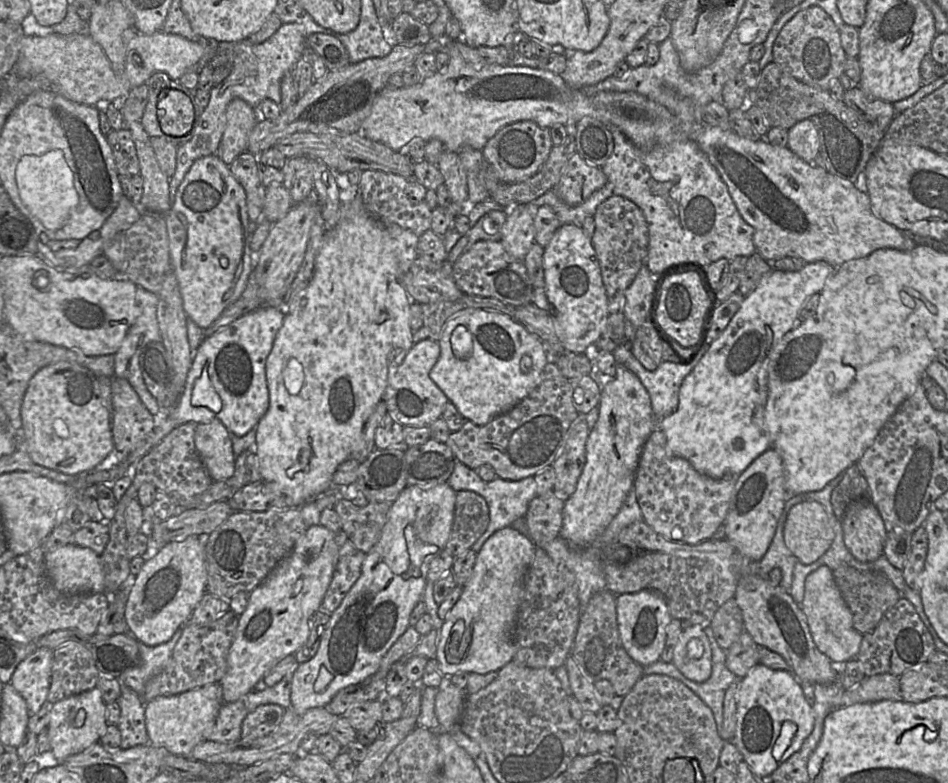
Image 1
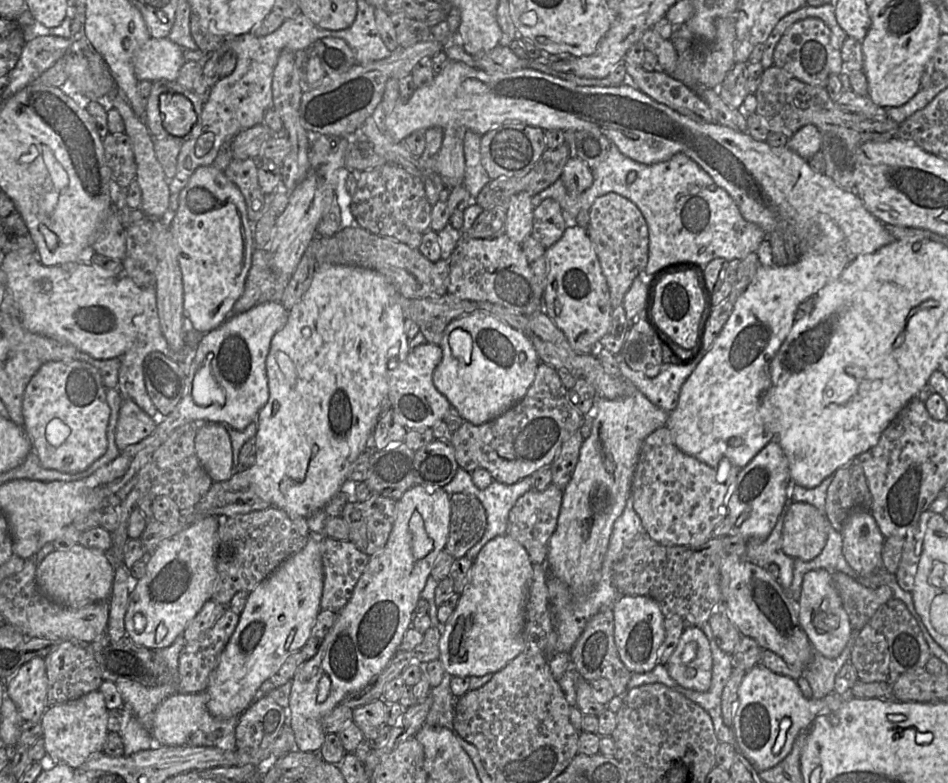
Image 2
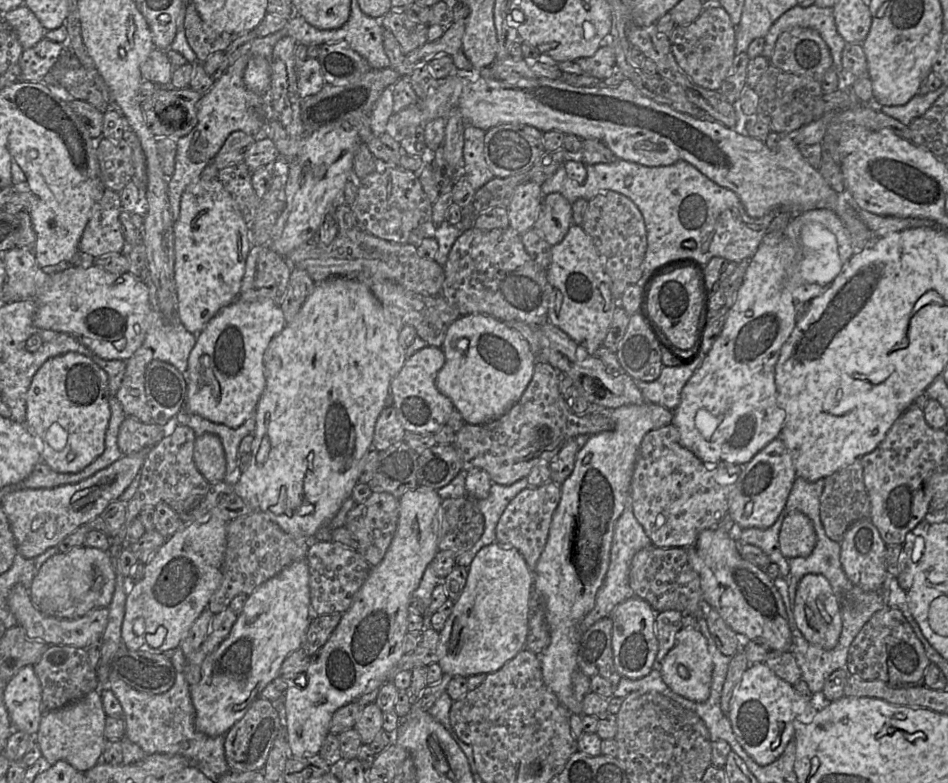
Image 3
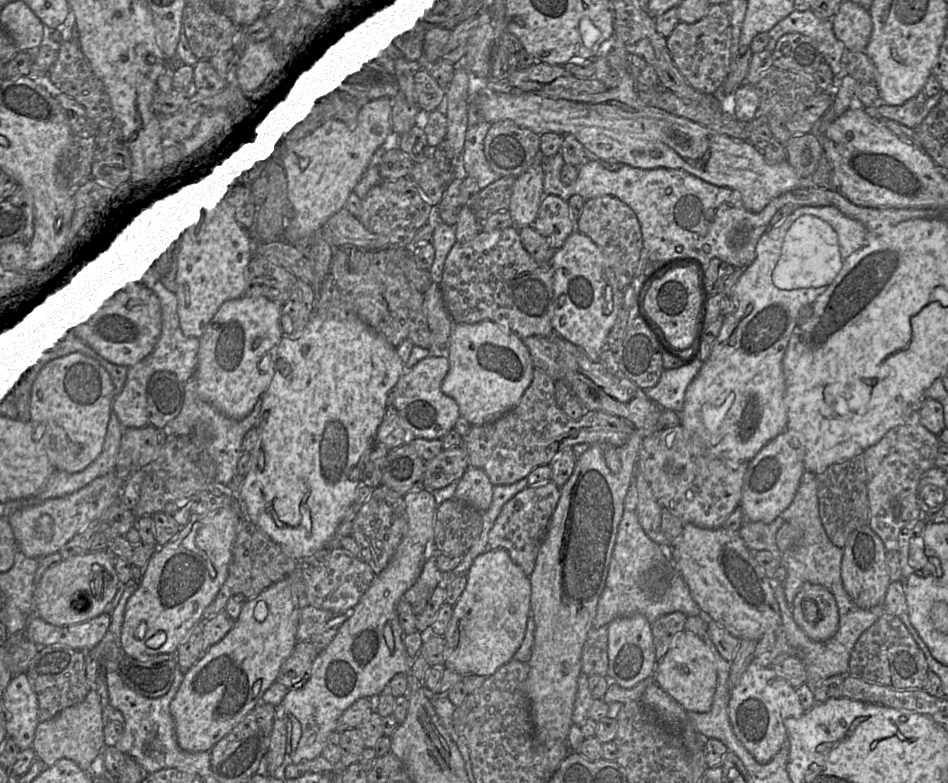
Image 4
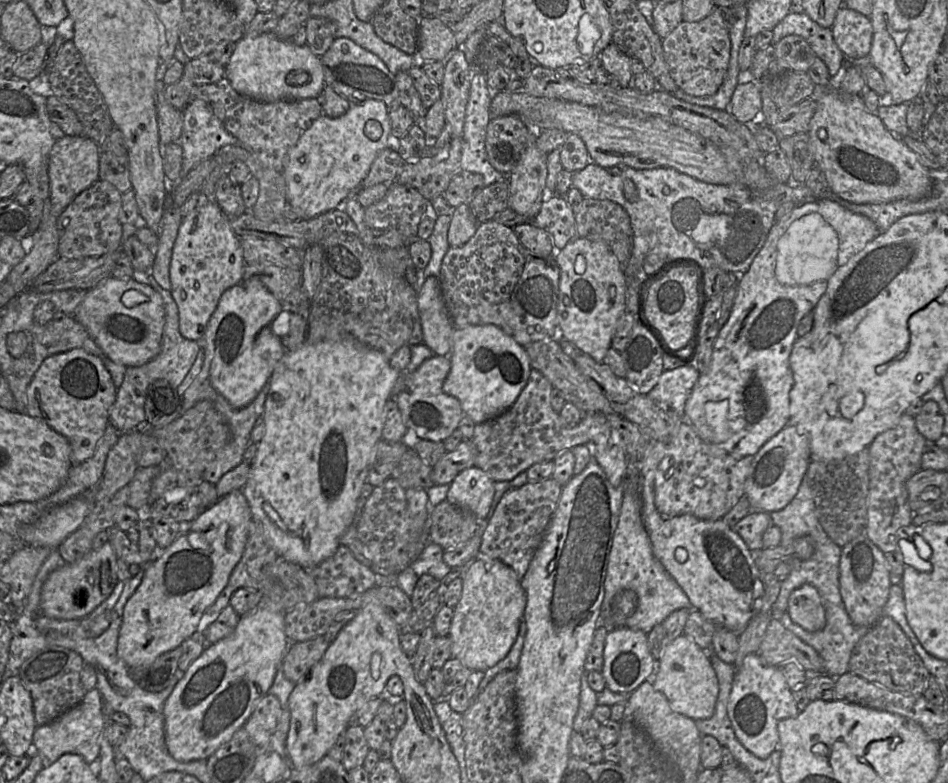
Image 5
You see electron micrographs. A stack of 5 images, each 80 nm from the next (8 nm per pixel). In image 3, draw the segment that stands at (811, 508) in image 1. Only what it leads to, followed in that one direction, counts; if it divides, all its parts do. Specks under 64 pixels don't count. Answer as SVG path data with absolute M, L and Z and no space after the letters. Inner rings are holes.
M800 511L787 514L779 532L779 547L786 559L808 557L817 542L811 519Z

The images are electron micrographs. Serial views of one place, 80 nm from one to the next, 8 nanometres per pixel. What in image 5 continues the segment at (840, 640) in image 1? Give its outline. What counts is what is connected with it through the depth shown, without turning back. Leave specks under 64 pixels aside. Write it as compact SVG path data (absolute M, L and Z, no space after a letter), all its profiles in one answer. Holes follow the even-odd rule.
M803 584L792 591L786 611L791 620L809 632L822 630L826 624L825 609L818 590Z

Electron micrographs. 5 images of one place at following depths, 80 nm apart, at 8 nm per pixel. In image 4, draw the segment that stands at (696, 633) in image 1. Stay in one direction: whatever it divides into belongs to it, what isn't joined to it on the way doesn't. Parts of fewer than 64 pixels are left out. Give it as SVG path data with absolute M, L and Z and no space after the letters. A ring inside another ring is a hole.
M690 631L680 632L655 667L655 683L686 711L704 713L712 706L717 685L714 658L702 638Z

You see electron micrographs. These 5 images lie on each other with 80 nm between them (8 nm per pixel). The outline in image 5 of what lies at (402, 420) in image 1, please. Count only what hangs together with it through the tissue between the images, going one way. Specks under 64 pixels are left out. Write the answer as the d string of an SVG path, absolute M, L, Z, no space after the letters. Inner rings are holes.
M436 355L425 360L413 373L406 375L405 386L396 396L396 402L407 429L412 429L420 439L443 442L459 425L463 417L460 402L442 390L451 368L447 357Z

